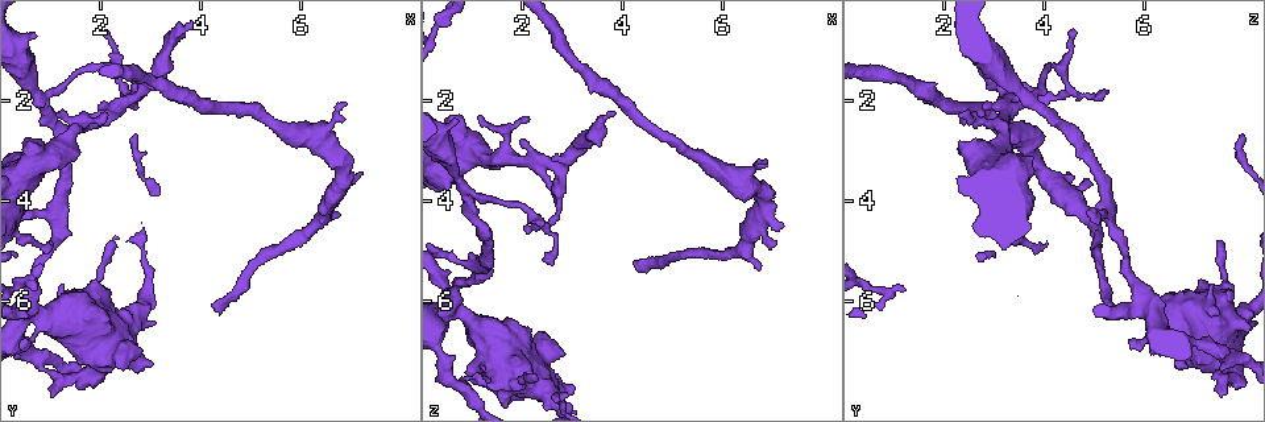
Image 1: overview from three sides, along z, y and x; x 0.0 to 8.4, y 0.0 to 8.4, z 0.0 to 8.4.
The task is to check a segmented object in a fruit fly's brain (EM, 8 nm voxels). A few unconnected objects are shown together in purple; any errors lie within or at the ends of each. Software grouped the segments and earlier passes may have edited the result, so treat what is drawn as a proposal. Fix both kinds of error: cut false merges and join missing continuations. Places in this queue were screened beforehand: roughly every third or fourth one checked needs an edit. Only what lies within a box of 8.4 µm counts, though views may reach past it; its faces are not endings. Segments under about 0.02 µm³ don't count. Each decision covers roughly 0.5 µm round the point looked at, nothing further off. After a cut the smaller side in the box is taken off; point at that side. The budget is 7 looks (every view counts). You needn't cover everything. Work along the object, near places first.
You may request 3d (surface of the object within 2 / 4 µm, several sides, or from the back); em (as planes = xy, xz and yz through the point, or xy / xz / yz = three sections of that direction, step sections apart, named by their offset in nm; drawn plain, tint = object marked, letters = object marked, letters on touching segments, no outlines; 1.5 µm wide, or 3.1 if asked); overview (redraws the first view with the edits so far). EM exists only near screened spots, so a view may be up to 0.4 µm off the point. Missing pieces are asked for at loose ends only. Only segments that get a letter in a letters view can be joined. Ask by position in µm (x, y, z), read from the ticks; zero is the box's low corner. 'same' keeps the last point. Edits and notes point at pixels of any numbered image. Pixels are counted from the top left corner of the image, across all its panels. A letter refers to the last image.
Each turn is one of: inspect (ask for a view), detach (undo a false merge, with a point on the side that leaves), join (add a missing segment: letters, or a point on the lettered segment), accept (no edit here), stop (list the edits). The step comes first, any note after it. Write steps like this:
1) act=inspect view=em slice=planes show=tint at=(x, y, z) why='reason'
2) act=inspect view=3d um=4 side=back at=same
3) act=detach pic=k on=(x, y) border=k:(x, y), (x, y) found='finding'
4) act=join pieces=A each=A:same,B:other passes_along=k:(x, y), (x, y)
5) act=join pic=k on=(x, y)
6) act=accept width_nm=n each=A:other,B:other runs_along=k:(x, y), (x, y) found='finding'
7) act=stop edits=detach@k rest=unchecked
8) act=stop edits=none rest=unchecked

act=inspect view=em slice=planes show=letters at=(0.95, 2.15, 3.85) why='sharp bend'

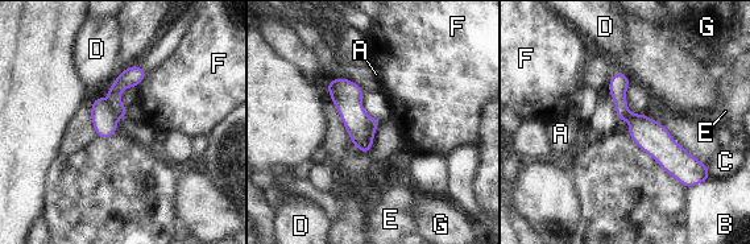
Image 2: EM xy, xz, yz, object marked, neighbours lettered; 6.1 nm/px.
act=detach pic=2 on=(104, 122) each=A:other,B:other,C:other,D:other,E:other,F:other,G:other found='two cells meet here'

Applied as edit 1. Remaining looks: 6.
act=inspect view=em slice=planes show=letters at=(4.30, 6.10, 5.20) why='end of a long branch'

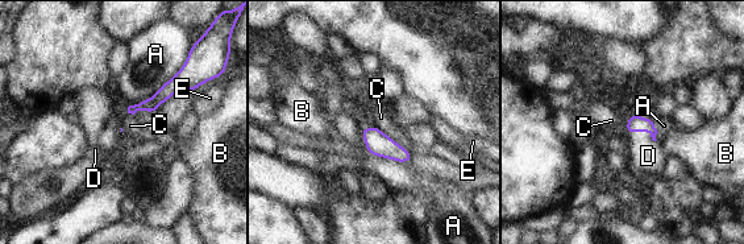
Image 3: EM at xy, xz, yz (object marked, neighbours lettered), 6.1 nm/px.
act=join pieces=D each=A:other,B:other,C:other,D:same,E:other passes_along=3:(635, 123), (644, 131), (648, 156) found='it goes on there'

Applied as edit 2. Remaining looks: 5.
act=stop edits=detach@2,join@3 rest=unchecked

